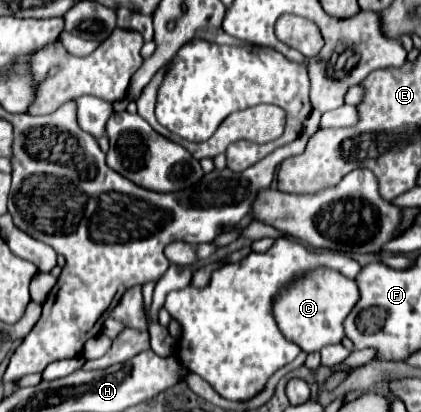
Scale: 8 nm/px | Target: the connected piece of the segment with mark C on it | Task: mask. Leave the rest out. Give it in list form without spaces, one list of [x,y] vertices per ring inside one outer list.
[[[314,271],[308,275],[308,279],[302,279],[294,283],[288,291],[280,293],[274,303],[274,317],[284,333],[286,339],[296,343],[302,351],[314,353],[320,351],[326,345],[342,343],[344,335],[344,319],[356,307],[360,301],[360,289],[356,287],[356,281],[332,271]]]

